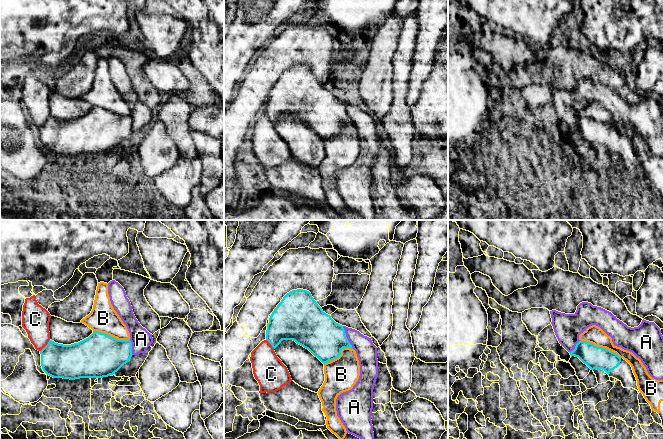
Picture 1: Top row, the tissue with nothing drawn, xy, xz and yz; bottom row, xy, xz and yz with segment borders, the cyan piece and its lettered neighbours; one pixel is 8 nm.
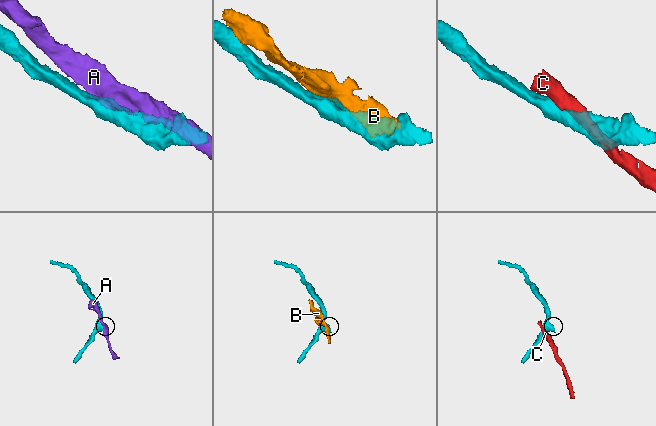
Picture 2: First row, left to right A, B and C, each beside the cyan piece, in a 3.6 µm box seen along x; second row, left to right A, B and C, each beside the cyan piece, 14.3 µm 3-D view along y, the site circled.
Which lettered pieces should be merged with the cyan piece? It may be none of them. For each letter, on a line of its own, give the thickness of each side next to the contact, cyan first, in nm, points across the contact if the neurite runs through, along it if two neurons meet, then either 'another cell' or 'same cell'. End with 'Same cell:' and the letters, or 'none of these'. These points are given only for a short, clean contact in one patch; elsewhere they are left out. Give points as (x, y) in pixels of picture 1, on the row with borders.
A: 320 nm thick on the cyan side, 170 nm on the other; another cell
B: 180 nm thick on the cyan side, 140 nm on the other; another cell
C: 280 nm thick on the cyan side, 220 nm on the other; another cell
Same cell: none of these

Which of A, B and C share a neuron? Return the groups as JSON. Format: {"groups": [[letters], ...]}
{"groups": [["A"], ["B"], ["C"]]}

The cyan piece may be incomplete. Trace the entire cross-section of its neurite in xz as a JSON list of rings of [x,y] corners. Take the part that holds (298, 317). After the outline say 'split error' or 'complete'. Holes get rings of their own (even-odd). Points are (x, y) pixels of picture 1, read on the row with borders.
[[[303,289],[287,293],[274,309],[267,324],[266,340],[274,349],[282,340],[293,340],[308,349],[323,364],[338,358],[343,348],[353,349],[343,326],[326,314],[311,293]]]; complete

